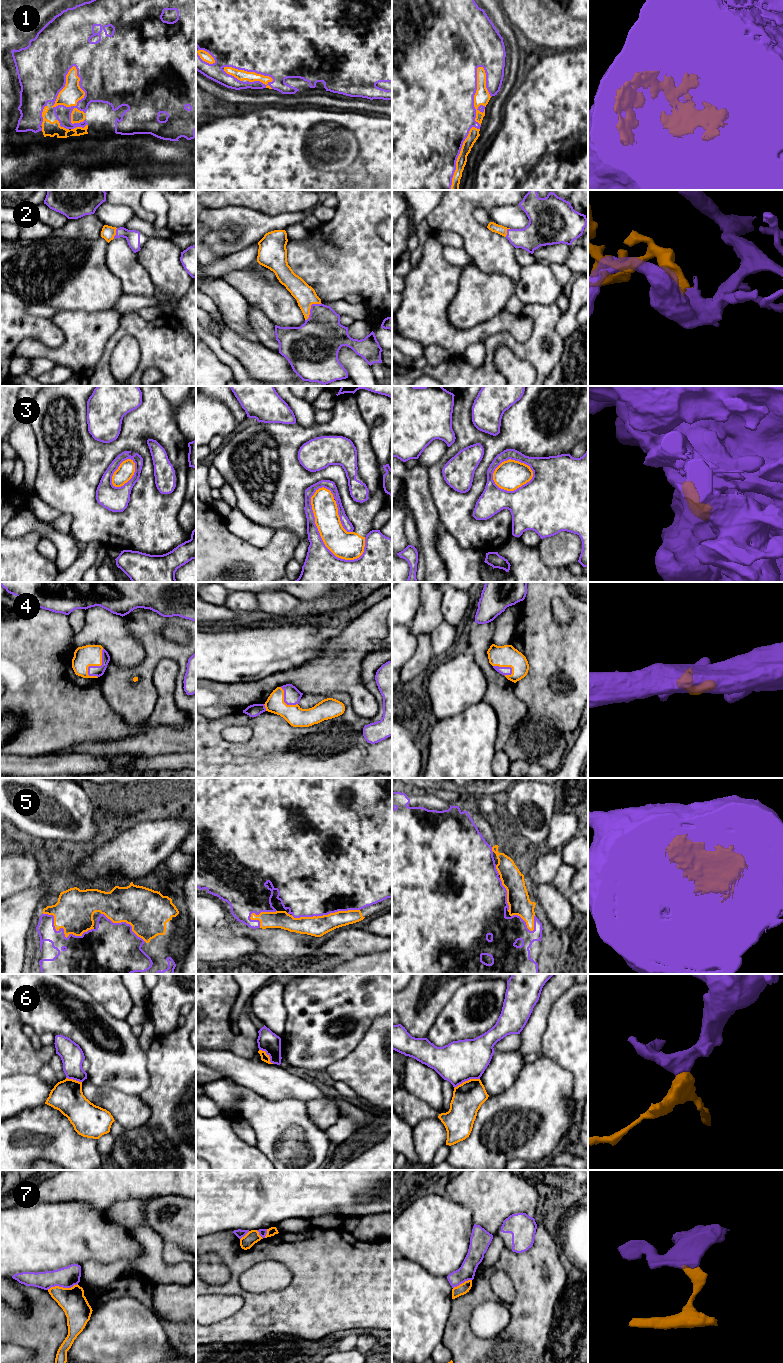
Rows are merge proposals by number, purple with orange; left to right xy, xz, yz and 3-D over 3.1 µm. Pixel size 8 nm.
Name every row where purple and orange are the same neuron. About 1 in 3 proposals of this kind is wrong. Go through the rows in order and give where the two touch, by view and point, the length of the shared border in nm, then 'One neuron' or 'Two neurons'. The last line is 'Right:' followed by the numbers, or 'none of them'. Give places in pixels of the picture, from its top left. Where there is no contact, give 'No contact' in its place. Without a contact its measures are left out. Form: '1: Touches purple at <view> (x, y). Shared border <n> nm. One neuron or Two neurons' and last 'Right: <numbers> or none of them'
1: Touches purple at xy (85, 95). Shared border 480 nm. One neuron
2: Touches purple at xz (311, 308). Shared border 190 nm. One neuron
3: Touches purple at xz (318, 531). Shared border 650 nm. One neuron
4: Touches purple at xy (98, 666). Shared border 260 nm. One neuron
5: Touches purple at xy (63, 931). Shared border 440 nm. One neuron
6: Touches purple at yz (466, 1080). Shared border 220 nm. Two neurons
7: Touches purple at xy (62, 1286). Shared border 260 nm. Two neurons
Right: 1, 2, 3, 4, 5

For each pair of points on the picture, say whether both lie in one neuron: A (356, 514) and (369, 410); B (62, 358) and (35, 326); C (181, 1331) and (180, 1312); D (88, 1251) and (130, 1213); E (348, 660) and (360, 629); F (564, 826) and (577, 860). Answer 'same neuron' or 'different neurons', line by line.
A: different neurons
B: different neurons
C: different neurons
D: different neurons
E: same neuron
F: different neurons

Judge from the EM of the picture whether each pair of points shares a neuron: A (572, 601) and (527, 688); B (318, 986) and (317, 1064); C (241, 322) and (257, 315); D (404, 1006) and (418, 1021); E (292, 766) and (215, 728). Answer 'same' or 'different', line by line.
A: same
B: same
C: different
D: same
E: same

